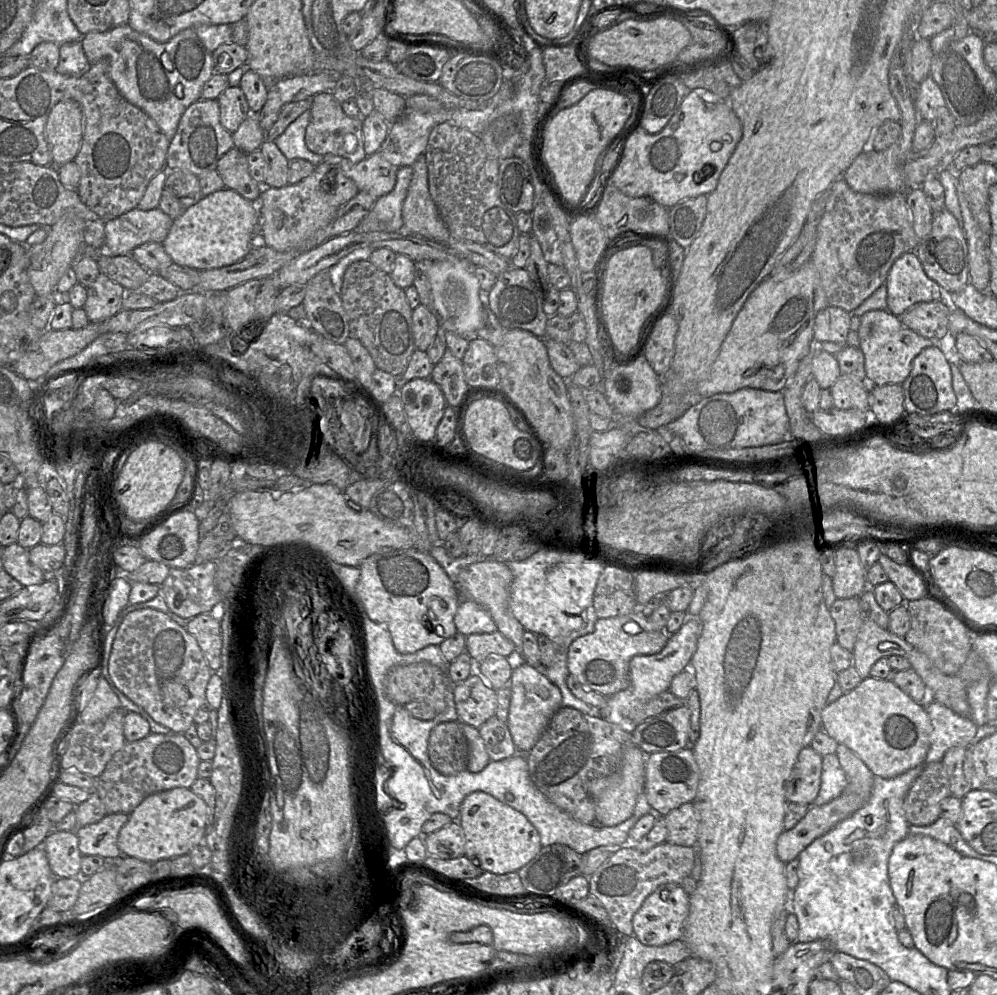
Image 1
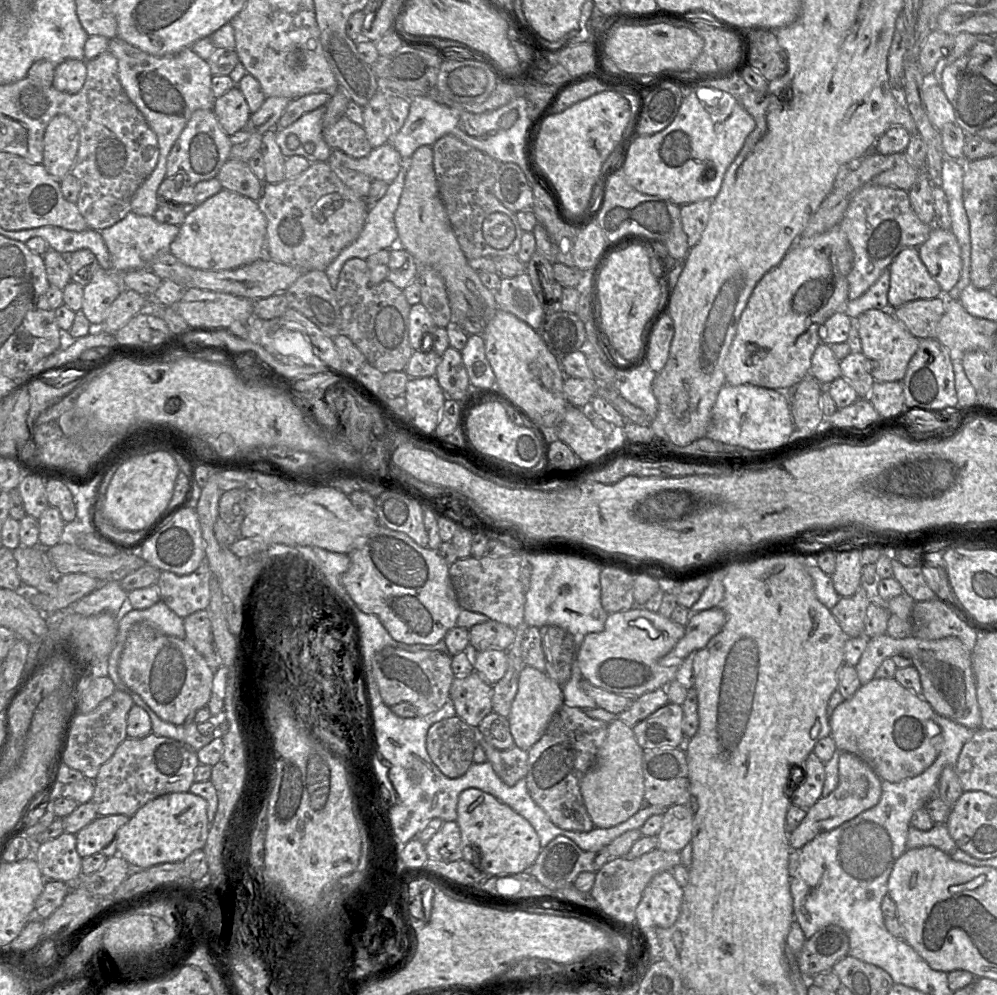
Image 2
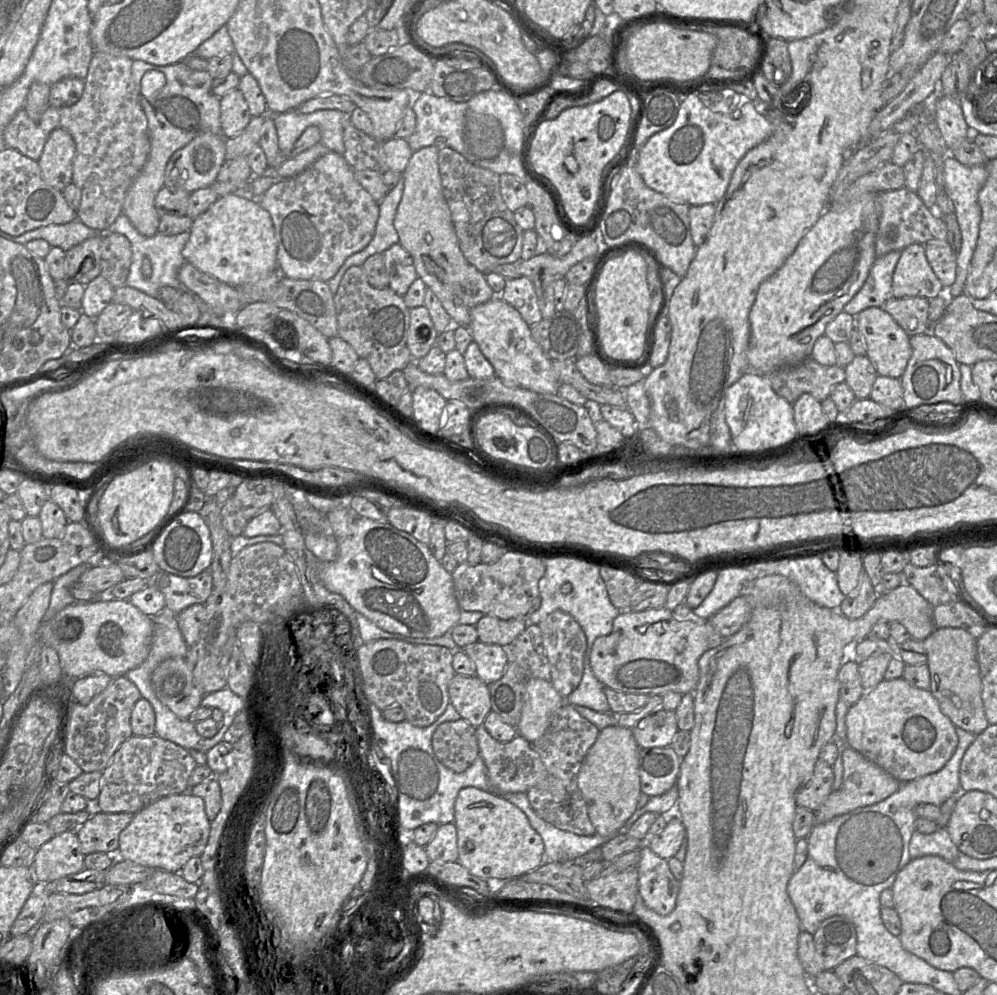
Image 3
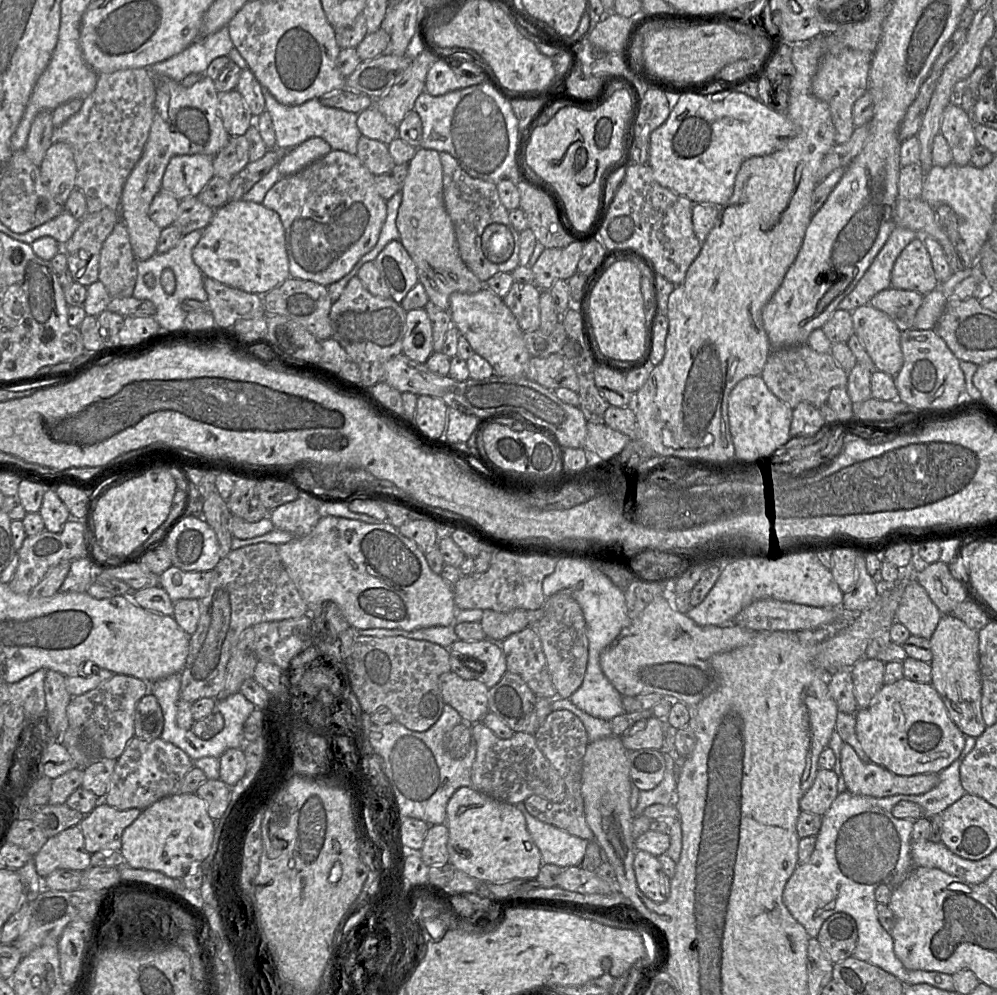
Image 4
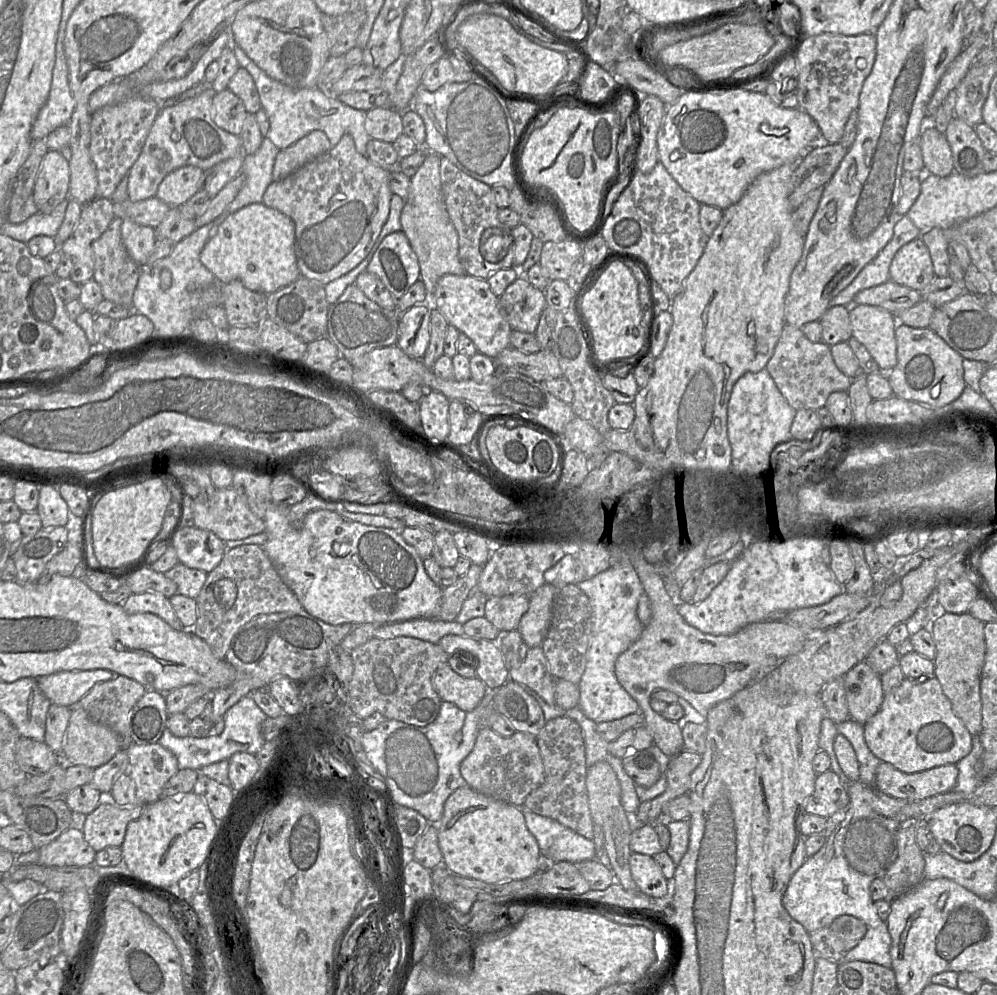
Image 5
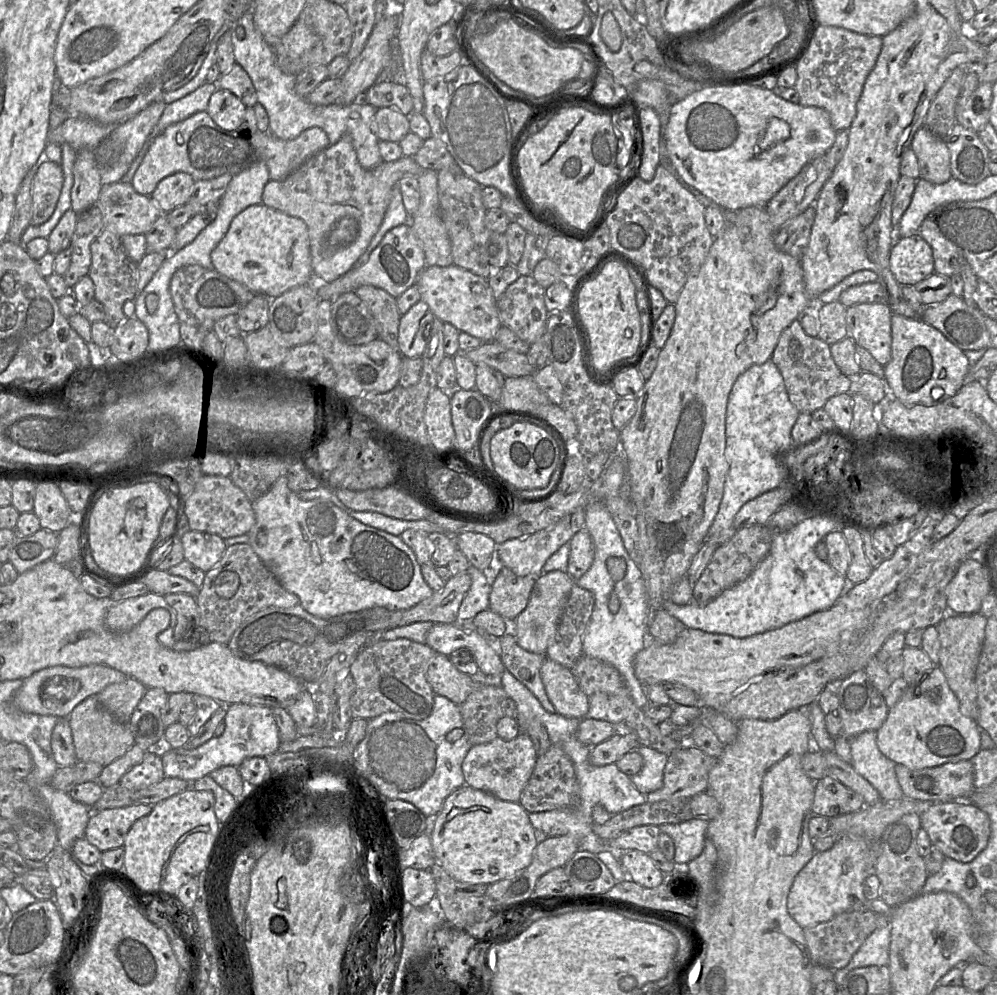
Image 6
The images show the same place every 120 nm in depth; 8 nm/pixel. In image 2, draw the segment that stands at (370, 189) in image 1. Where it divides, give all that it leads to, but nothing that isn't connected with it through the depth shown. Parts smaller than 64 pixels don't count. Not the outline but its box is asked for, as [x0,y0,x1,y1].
[328,143,405,184]

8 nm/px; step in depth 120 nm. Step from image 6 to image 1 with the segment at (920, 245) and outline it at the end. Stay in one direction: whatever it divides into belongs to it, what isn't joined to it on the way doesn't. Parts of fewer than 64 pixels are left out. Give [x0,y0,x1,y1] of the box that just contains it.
[886,251,945,317]

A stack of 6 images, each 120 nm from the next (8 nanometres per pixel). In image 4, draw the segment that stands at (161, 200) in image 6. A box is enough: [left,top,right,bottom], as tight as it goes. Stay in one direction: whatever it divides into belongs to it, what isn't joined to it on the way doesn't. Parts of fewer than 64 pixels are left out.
[162,154,214,201]

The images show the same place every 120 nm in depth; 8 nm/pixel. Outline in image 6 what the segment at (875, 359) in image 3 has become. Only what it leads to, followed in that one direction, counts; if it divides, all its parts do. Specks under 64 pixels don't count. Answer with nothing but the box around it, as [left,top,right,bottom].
[846,302,893,367]

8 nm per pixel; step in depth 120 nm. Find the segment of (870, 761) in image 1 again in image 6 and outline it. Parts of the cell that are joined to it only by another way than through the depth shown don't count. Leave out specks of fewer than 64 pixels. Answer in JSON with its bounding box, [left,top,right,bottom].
[876,666,981,769]

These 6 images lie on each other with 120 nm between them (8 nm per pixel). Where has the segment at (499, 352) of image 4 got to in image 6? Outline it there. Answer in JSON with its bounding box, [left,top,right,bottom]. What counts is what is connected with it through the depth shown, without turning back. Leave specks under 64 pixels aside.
[416,264,501,342]

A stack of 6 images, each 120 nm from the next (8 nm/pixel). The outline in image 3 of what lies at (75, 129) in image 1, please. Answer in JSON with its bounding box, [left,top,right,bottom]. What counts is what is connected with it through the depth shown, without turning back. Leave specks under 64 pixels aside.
[37,128,75,192]

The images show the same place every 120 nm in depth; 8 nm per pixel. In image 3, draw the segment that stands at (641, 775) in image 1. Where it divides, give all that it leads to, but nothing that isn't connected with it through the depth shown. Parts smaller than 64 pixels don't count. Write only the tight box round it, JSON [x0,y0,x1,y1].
[577,724,641,838]

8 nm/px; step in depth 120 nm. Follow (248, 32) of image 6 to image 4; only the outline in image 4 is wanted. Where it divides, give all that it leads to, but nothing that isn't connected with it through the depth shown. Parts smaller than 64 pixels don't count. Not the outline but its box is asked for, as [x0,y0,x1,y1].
[262,86,362,155]

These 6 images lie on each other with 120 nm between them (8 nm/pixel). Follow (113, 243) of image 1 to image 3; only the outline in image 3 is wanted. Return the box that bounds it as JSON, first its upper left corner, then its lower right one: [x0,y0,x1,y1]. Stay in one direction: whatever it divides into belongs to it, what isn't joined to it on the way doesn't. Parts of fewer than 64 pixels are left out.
[107,214,192,298]

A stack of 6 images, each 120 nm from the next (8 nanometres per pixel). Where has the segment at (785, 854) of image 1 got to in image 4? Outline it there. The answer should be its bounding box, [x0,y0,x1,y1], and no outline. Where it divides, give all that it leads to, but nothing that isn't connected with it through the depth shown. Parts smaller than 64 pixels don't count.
[840,743,938,798]

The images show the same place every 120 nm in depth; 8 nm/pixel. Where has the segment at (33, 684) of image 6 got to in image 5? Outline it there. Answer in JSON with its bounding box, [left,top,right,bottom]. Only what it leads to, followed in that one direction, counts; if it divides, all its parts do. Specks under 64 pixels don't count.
[37,669,117,707]

